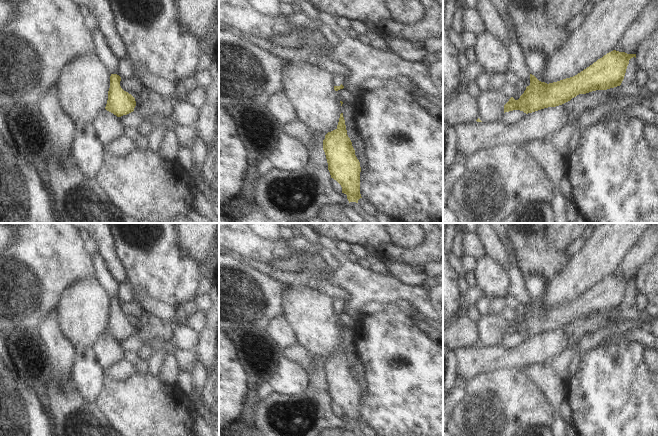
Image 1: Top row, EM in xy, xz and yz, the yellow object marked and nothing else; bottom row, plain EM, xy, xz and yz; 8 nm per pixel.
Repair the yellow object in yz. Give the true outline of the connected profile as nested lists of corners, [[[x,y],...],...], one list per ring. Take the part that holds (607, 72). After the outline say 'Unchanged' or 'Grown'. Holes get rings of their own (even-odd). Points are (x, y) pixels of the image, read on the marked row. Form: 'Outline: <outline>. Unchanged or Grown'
Outline: [[[491,0],[504,20],[510,37],[507,49],[510,54],[508,71],[514,73],[527,85],[526,90],[518,100],[513,97],[504,105],[504,113],[520,110],[532,113],[548,107],[562,105],[579,94],[596,90],[607,90],[620,86],[629,60],[636,54],[627,54],[613,50],[577,75],[553,83],[539,81],[526,64],[524,52],[516,34],[517,27],[504,0]]]. Grown.

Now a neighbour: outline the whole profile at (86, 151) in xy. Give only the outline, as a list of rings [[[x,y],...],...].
[[[75,123],[70,159],[85,177],[93,179],[103,163],[105,146],[97,138],[92,123]]]

